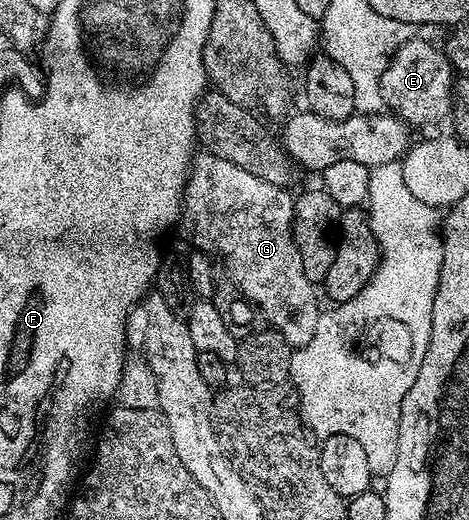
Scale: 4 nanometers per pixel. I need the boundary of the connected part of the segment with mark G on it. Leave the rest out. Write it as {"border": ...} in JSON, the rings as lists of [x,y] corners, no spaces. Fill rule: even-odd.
{"border":[[[203,151],[192,160],[187,175],[181,226],[191,240],[190,248],[215,259],[220,257],[222,268],[259,308],[264,322],[281,334],[288,345],[298,347],[313,339],[321,306],[316,286],[305,279],[305,267],[301,267],[301,255],[295,246],[295,197],[291,191],[265,183],[265,179],[241,171],[237,163]]]}

